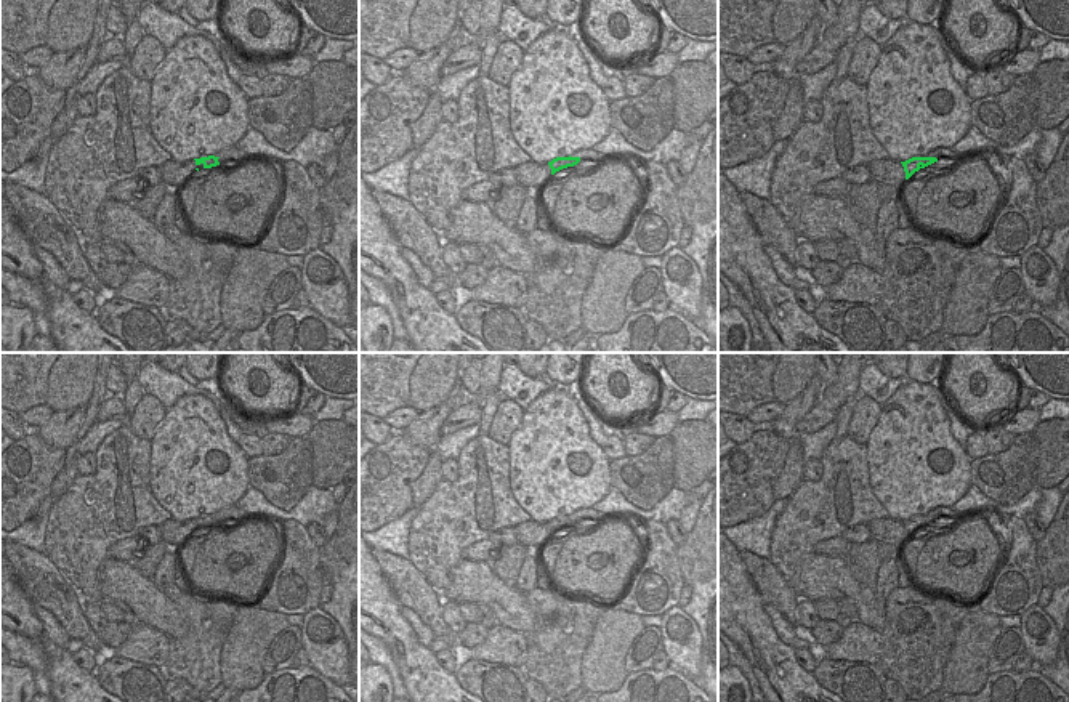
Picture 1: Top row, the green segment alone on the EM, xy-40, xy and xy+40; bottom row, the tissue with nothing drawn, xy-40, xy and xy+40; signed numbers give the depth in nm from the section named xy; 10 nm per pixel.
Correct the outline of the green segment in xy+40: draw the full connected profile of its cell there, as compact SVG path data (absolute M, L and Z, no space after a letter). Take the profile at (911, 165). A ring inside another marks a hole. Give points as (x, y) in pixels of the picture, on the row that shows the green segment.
M912 157L906 162L901 162L906 171L906 180L909 180L915 171L938 162L936 157Z

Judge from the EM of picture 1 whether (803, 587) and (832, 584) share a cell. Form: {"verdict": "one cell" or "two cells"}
{"verdict": "one cell"}

